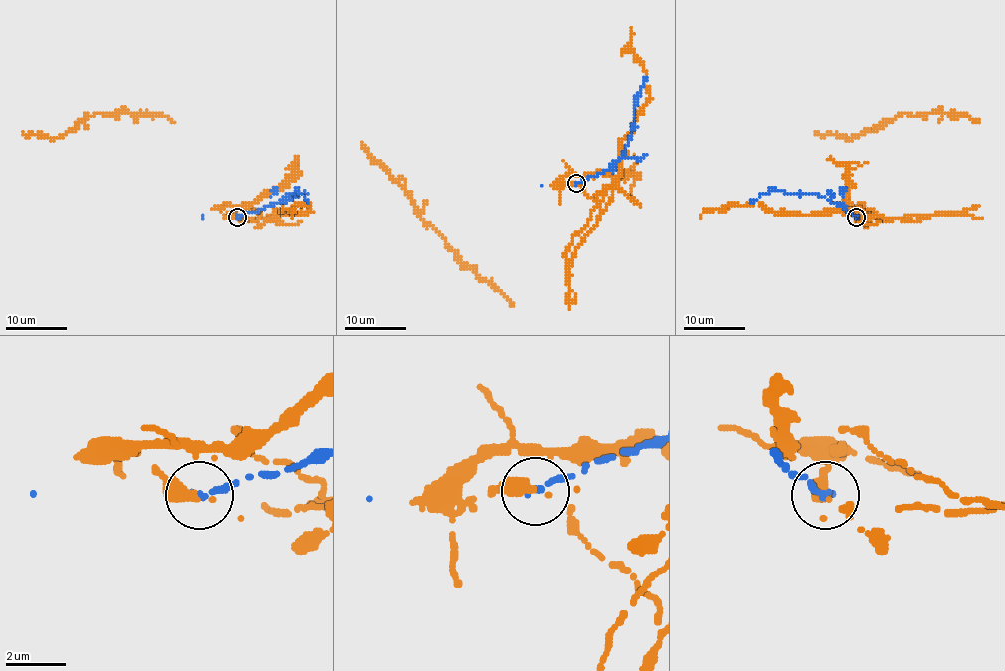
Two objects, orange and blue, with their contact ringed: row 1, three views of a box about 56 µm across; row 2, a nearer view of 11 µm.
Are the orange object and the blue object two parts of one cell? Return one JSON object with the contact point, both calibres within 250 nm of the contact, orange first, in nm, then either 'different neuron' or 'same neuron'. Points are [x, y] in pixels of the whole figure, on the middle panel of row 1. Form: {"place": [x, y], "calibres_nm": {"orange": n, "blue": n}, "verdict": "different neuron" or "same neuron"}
{"place": [576, 183], "calibres_nm": {"orange": 480, "blue": 220}, "verdict": "different neuron"}

